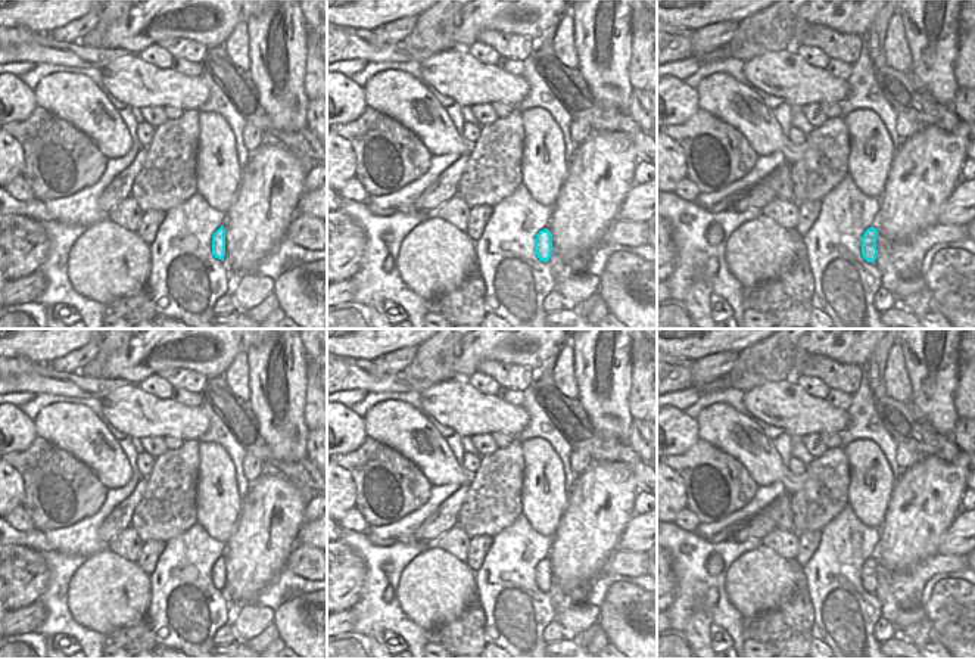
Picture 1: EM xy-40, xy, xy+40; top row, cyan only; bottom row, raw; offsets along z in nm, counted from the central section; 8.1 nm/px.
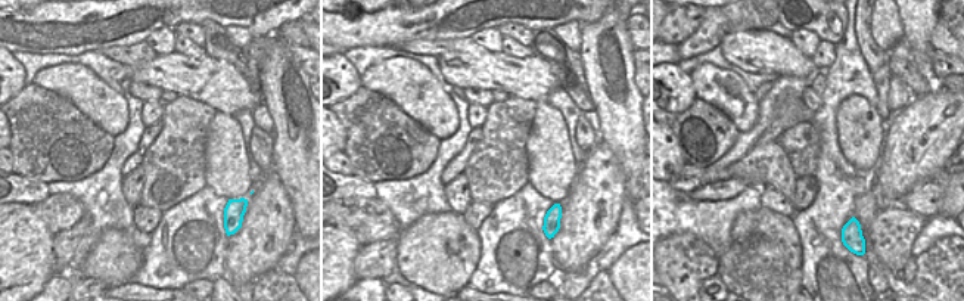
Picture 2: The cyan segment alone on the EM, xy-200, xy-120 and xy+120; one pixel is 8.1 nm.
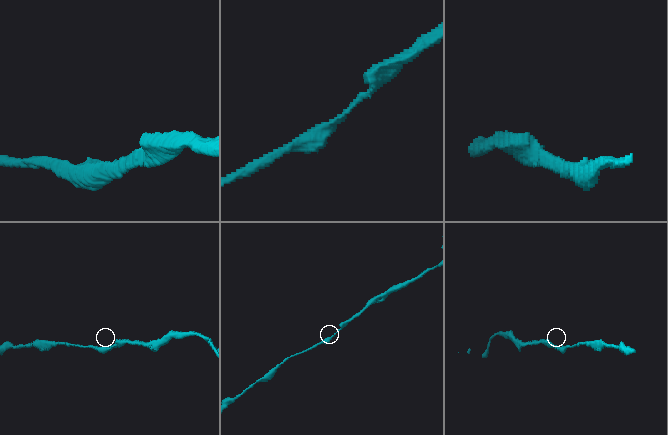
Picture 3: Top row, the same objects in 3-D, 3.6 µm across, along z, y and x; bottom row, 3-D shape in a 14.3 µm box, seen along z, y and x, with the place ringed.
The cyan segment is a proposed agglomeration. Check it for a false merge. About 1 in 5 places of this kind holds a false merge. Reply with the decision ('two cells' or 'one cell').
one cell

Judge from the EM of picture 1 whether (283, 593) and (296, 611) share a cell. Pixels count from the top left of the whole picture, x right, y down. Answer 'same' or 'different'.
different

